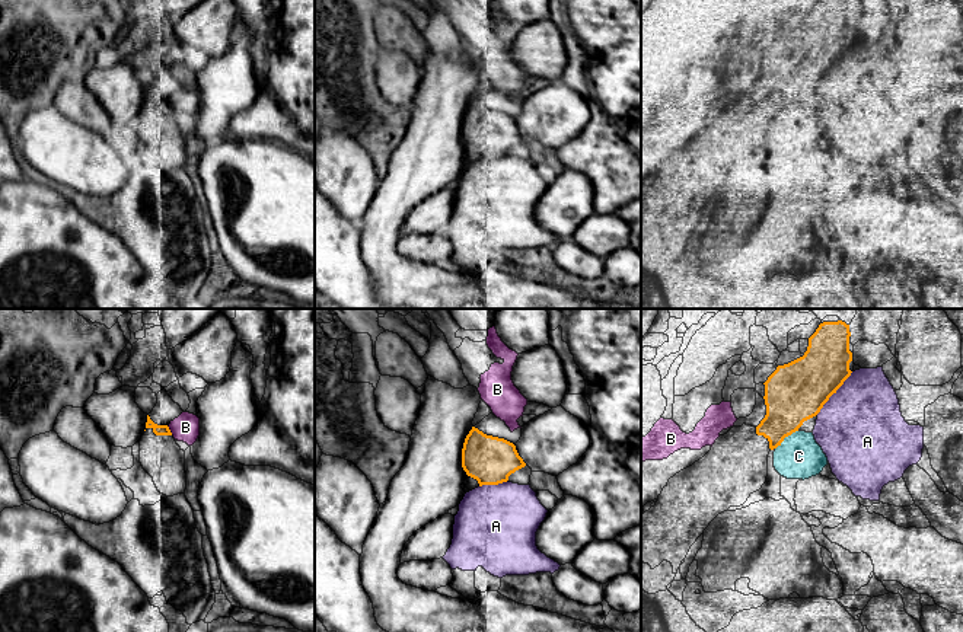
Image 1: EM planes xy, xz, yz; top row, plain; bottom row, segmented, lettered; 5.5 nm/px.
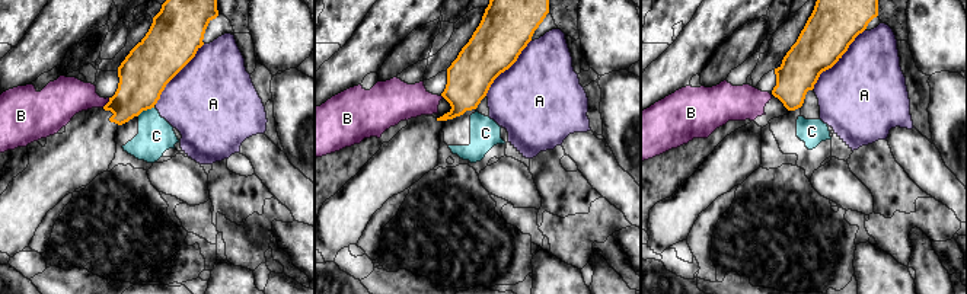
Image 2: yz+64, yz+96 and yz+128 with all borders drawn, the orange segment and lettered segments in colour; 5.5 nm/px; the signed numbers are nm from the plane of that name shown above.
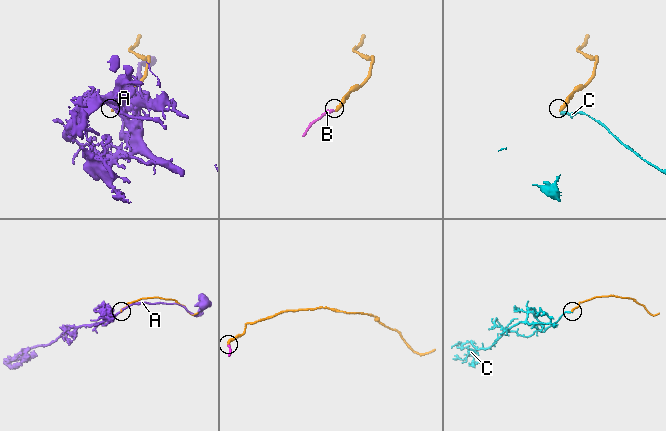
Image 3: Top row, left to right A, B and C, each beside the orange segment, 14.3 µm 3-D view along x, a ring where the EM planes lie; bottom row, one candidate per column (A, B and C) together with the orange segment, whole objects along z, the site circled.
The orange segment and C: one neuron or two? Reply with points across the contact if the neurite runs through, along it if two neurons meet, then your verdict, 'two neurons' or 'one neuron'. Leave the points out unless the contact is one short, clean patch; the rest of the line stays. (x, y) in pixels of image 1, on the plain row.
two neurons

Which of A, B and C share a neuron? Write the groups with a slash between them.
A / B / C

